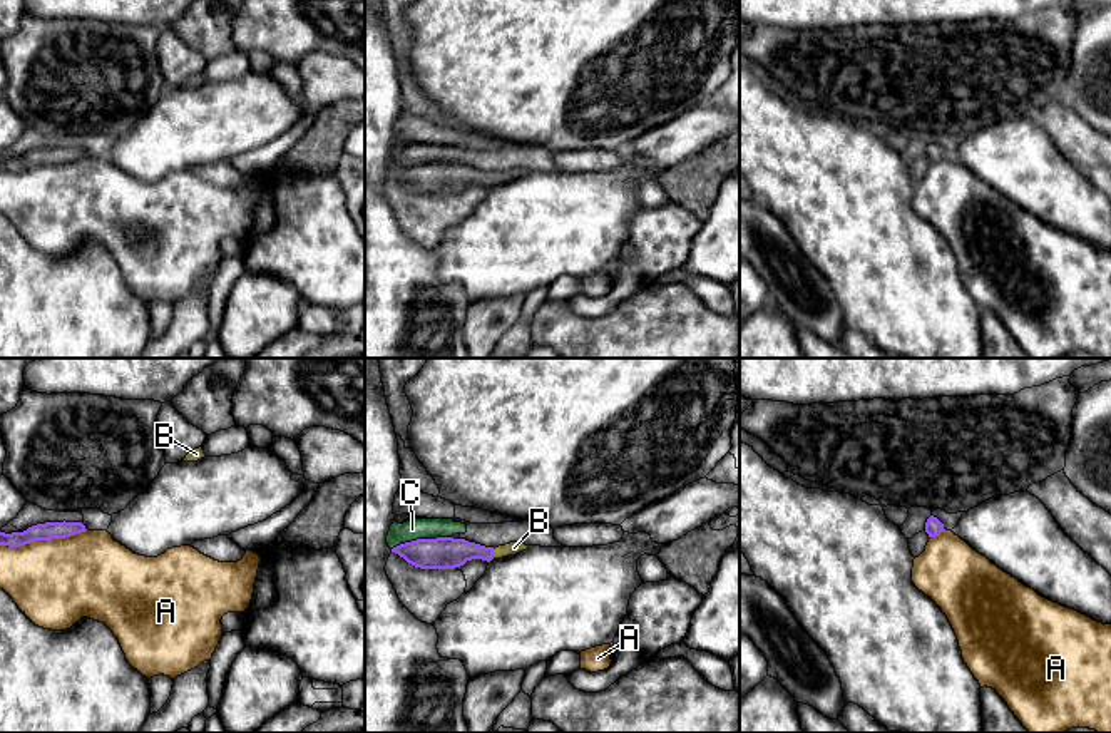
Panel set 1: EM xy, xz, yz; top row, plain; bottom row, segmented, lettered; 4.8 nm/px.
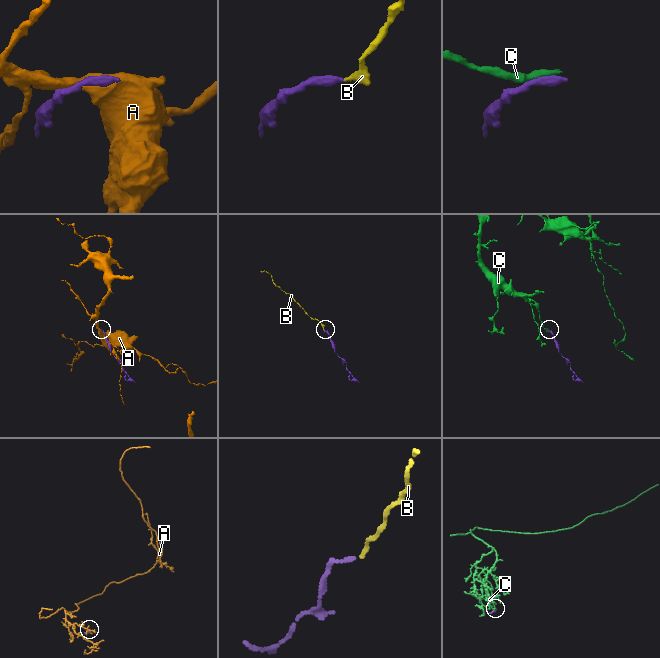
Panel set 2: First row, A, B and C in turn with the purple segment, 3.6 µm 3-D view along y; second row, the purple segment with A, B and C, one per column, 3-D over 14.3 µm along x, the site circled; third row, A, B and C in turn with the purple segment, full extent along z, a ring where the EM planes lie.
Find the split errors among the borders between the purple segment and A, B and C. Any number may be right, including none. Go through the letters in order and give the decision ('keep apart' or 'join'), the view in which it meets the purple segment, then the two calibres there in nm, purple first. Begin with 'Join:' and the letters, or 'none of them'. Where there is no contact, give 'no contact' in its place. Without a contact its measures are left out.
Join: B
A: keep apart; contact in xy; calibres 90 and 420 nm
B: join; contact in xz; calibres 160 and 60 nm
C: keep apart; contact in xz; calibres 160 and 100 nm

